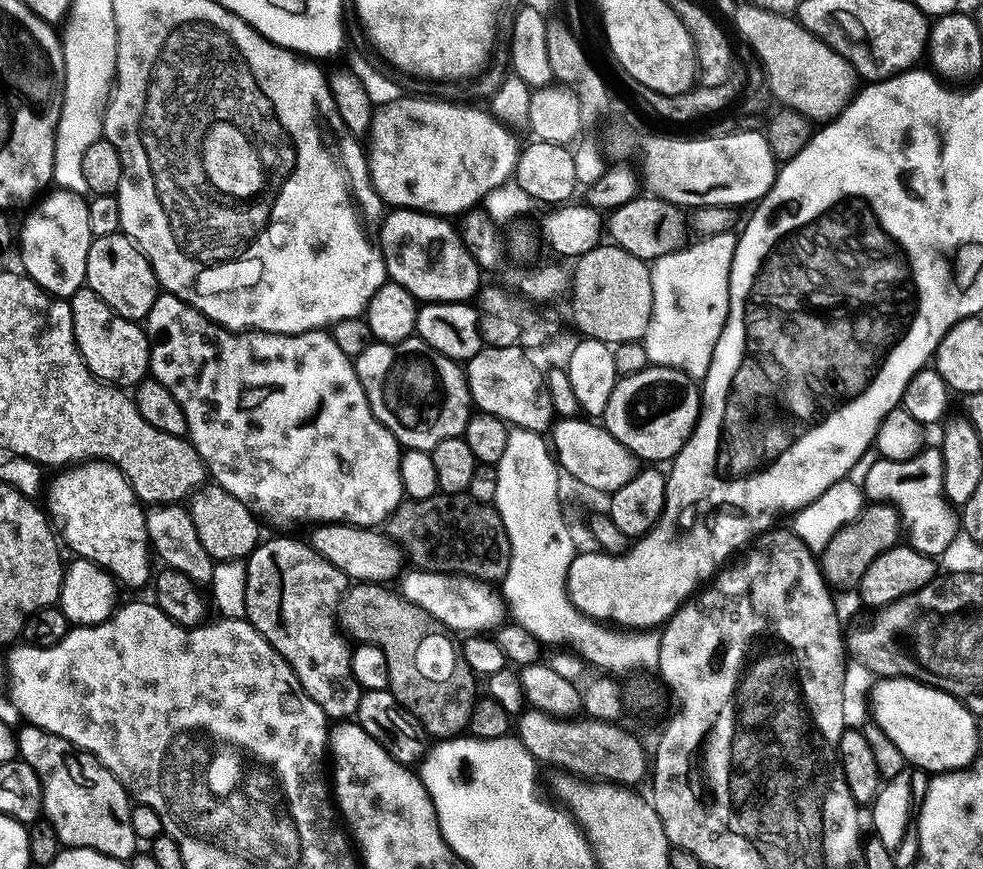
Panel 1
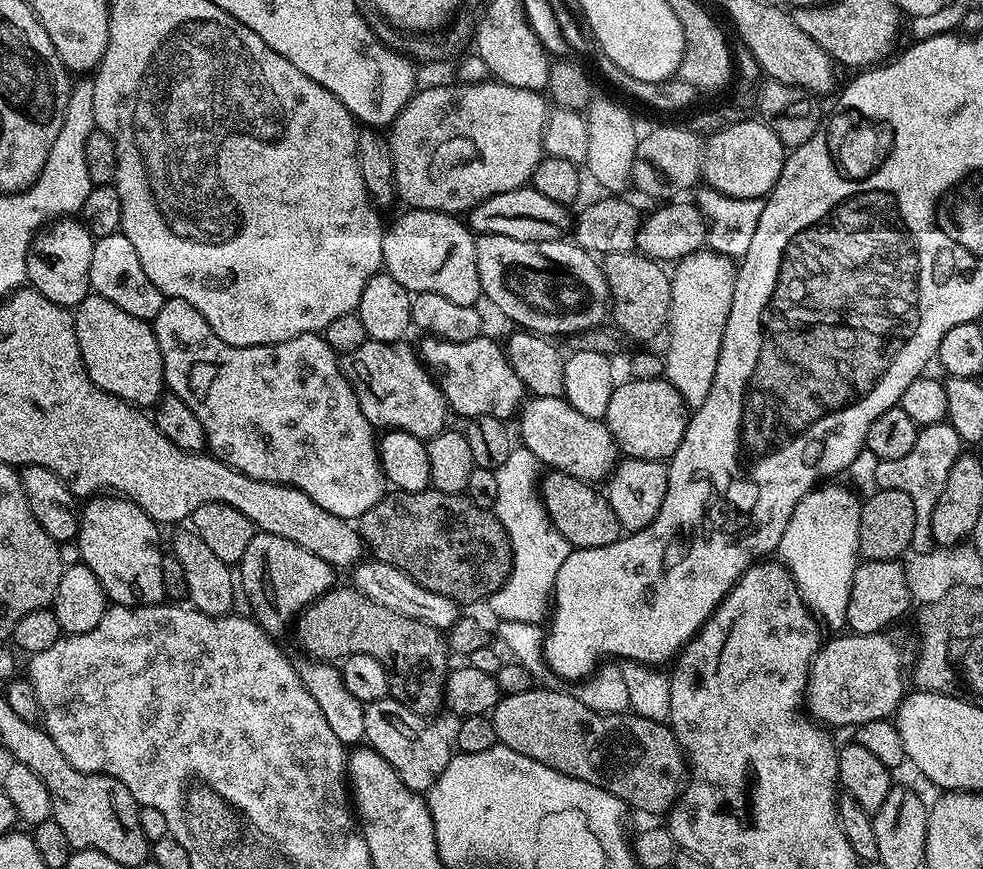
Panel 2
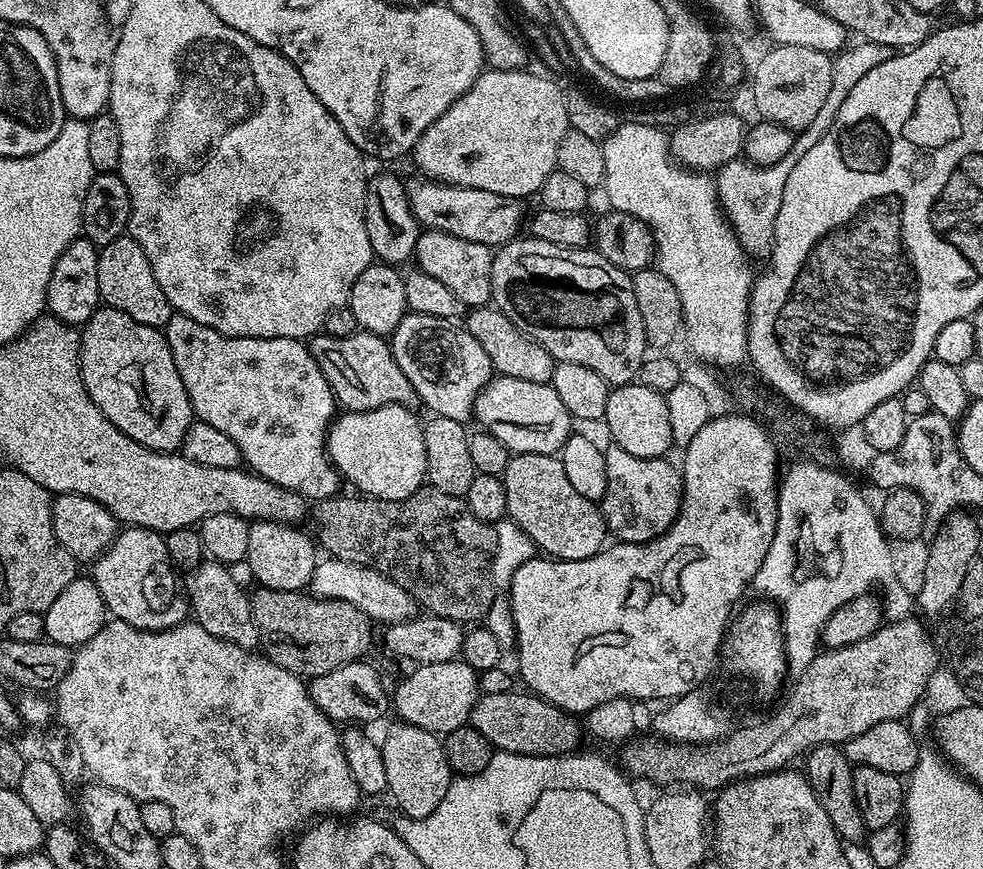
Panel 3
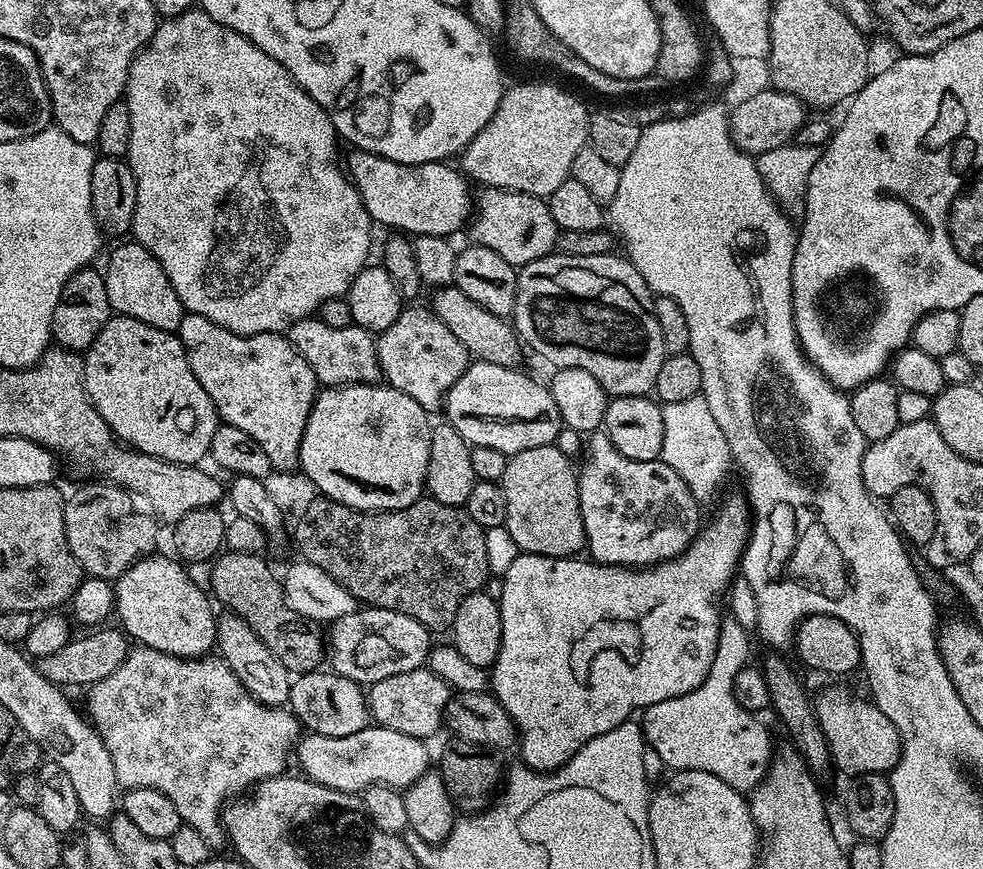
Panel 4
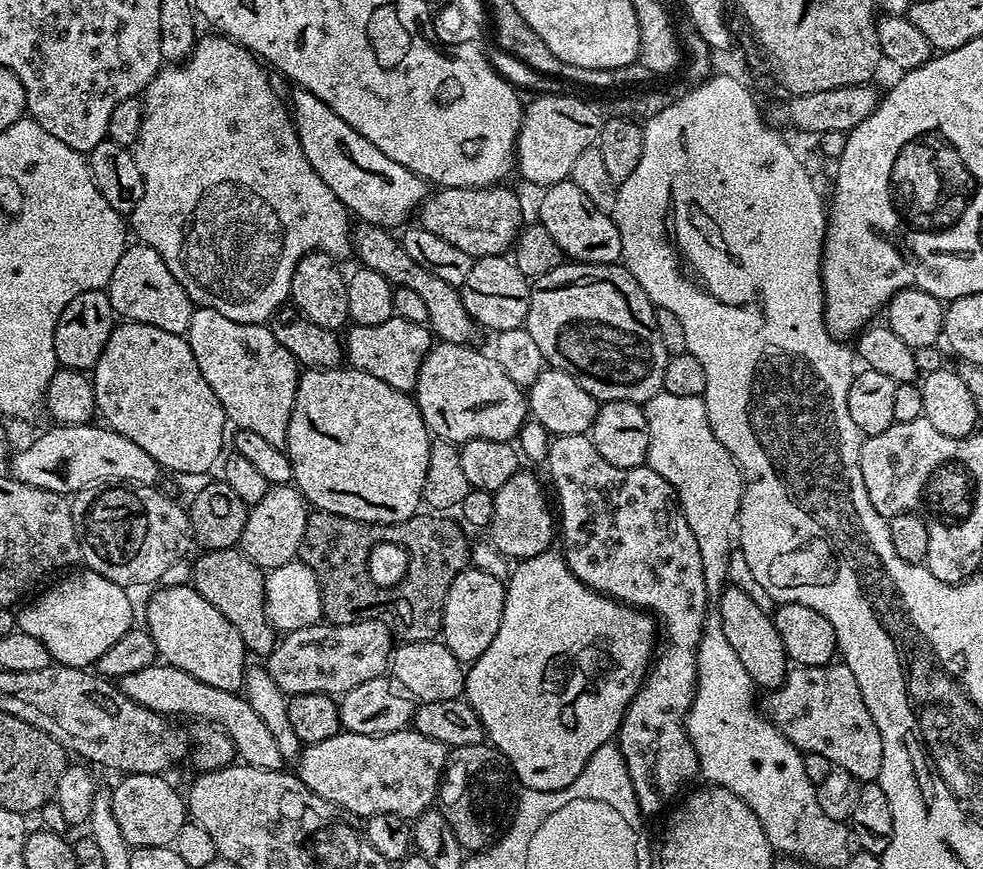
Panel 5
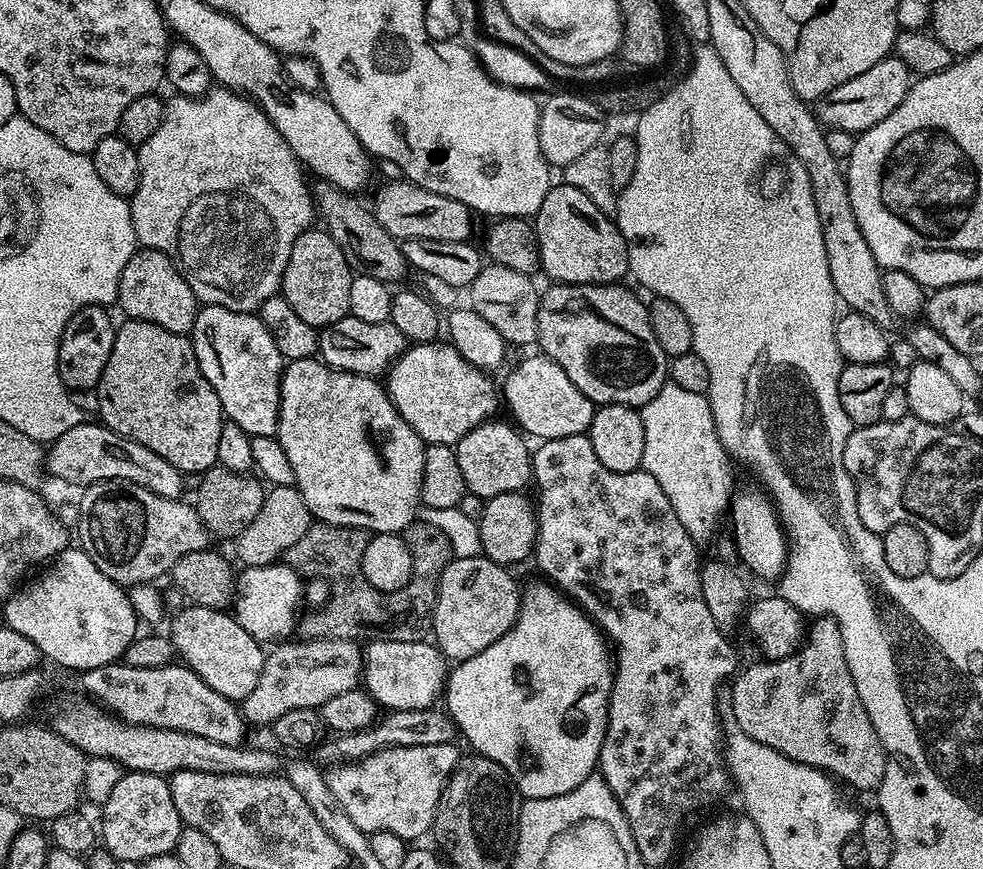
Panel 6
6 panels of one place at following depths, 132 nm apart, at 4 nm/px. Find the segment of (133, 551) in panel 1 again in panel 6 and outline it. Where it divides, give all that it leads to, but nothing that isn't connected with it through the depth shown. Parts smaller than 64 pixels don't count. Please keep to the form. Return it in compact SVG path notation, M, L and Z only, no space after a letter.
M184 606L172 624L170 639L179 659L192 669L210 690L218 690L227 700L242 702L254 686L258 686L258 678L262 674L266 655L261 641L255 640L236 621L235 615L218 608L201 608Z

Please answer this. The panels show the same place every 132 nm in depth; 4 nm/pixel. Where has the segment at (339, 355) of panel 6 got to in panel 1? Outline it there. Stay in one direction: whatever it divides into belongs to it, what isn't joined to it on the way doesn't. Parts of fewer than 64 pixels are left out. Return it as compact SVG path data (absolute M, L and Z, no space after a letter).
M515 344L501 348L481 348L478 354L466 362L468 392L479 411L494 414L509 426L544 434L549 431L554 420L552 395L548 393L545 375L532 365L527 354L523 347Z

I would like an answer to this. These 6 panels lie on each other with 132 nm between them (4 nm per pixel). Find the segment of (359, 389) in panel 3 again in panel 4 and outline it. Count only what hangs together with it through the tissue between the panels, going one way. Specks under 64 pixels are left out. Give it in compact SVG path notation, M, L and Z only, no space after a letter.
M311 315L291 324L286 335L294 350L306 358L321 385L338 388L346 384L375 384L381 379L376 342L373 333L365 328L358 328L355 324L345 328L326 326L326 322Z

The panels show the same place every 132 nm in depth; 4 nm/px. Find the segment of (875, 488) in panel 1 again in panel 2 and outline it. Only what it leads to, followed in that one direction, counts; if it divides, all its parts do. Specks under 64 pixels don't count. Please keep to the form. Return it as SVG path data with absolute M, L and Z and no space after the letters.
M931 424L920 428L918 442L914 442L914 450L903 458L890 458L880 461L878 466L877 488L893 488L910 494L910 502L914 502L914 538L912 552L928 552L934 548L932 543L932 515L938 502L938 494L942 494L942 486L946 486L946 478L950 478L950 468L962 454L962 441L951 424Z

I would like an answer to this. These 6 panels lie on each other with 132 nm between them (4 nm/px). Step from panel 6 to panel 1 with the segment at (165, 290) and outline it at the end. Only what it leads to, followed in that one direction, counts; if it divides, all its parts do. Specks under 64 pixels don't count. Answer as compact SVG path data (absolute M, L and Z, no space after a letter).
M123 232L106 234L93 239L86 254L86 286L122 318L137 322L147 321L150 306L160 297L161 287L154 270L142 250Z

